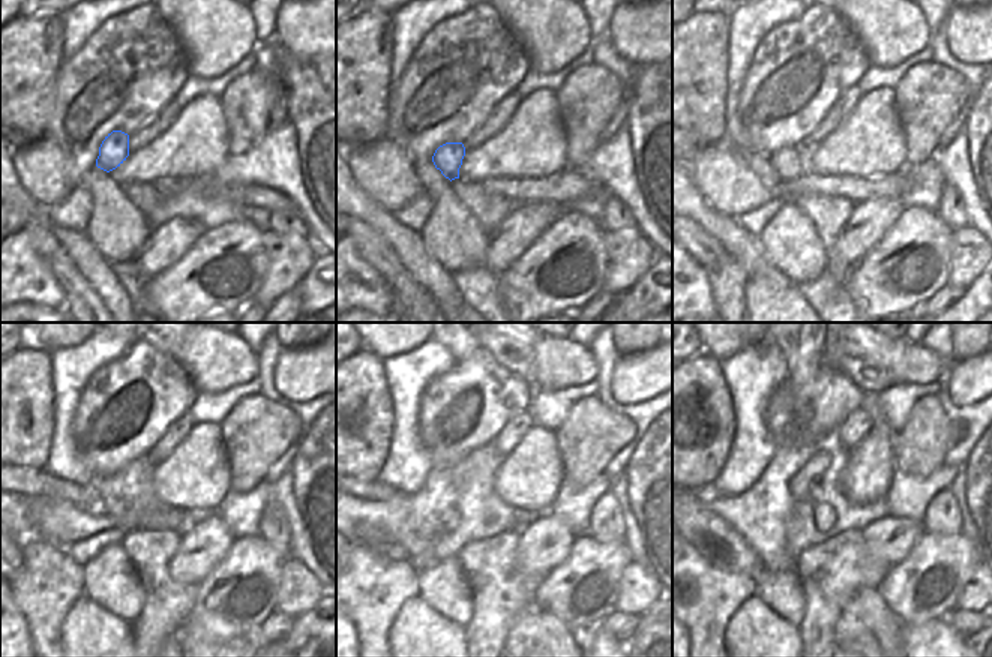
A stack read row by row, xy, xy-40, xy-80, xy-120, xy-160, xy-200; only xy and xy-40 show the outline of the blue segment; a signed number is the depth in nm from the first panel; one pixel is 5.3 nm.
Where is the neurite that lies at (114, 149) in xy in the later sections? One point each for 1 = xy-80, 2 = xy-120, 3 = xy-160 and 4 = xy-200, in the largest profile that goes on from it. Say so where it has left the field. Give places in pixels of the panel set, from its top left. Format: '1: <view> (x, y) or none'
1: xy-80 (788, 162)
2: xy-120 (114, 506)
3: xy-160 (450, 519)
4: xy-200 (793, 522)

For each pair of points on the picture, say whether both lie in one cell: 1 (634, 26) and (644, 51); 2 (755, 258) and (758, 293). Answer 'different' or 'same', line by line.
1: same
2: different

